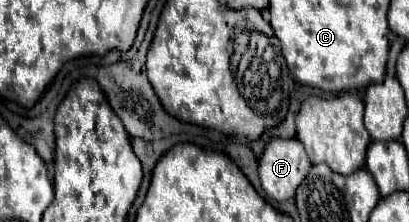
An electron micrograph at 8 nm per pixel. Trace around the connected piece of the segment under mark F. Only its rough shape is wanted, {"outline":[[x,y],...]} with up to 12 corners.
{"outline":[[269,139],[259,159],[265,195],[293,199],[311,161],[297,139]]}

